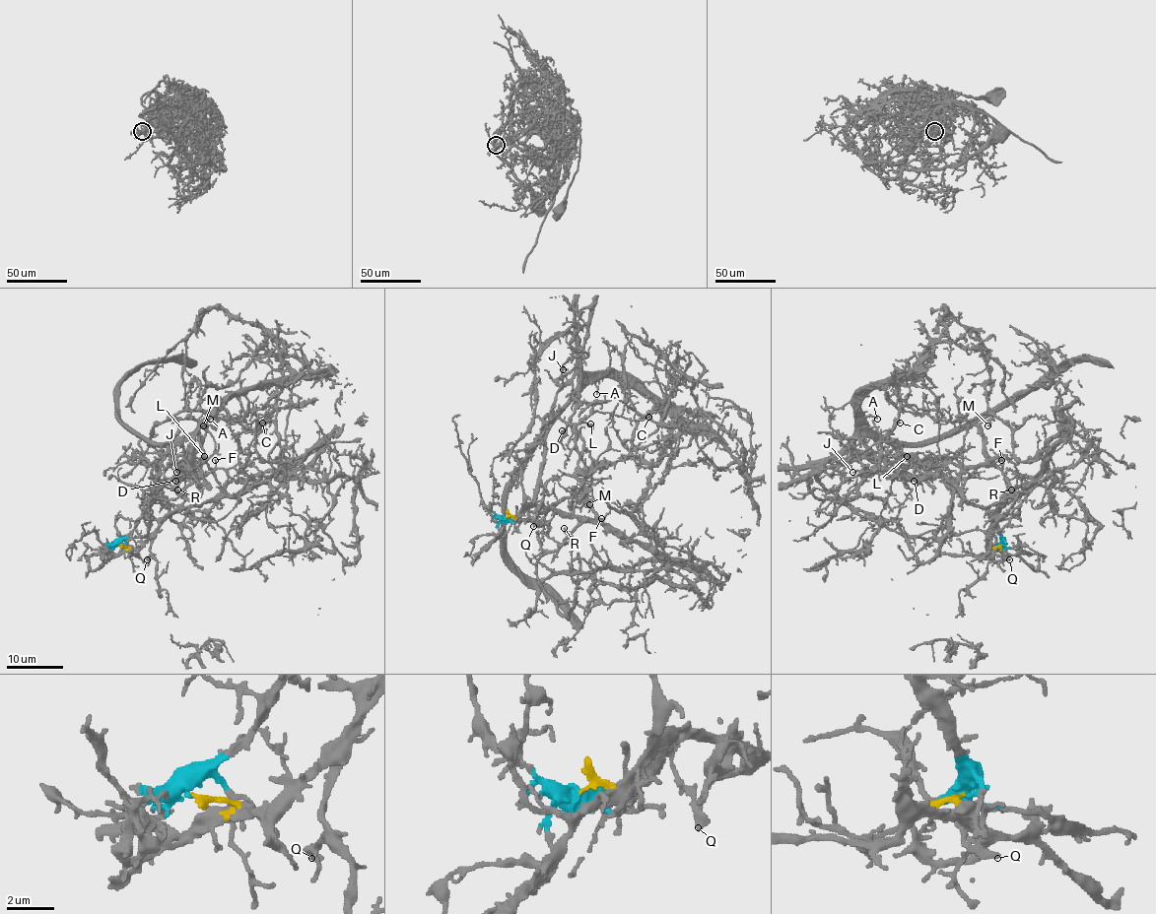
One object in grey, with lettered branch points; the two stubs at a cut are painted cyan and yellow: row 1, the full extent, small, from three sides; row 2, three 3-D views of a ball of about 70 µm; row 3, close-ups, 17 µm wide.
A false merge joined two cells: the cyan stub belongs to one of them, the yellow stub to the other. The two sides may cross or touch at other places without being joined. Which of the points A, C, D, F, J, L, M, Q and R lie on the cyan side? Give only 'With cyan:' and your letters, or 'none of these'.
With cyan: A, C, D, J, L

